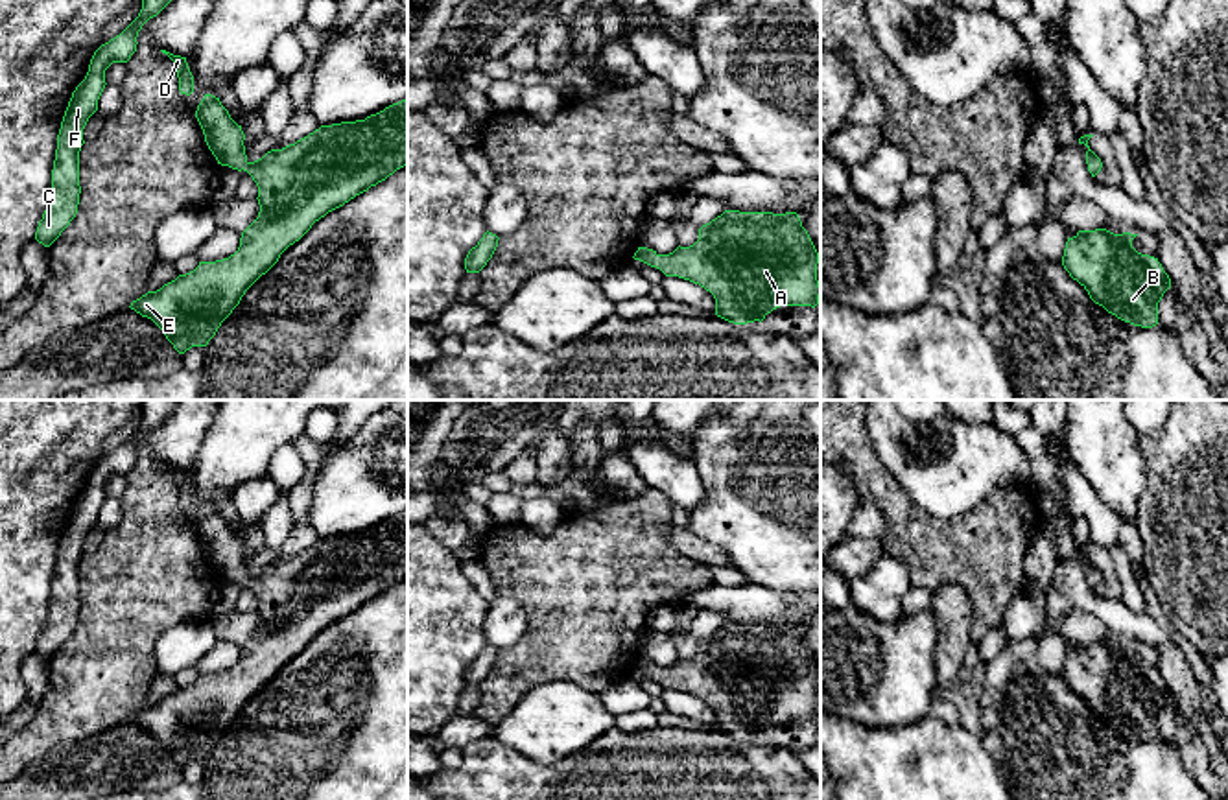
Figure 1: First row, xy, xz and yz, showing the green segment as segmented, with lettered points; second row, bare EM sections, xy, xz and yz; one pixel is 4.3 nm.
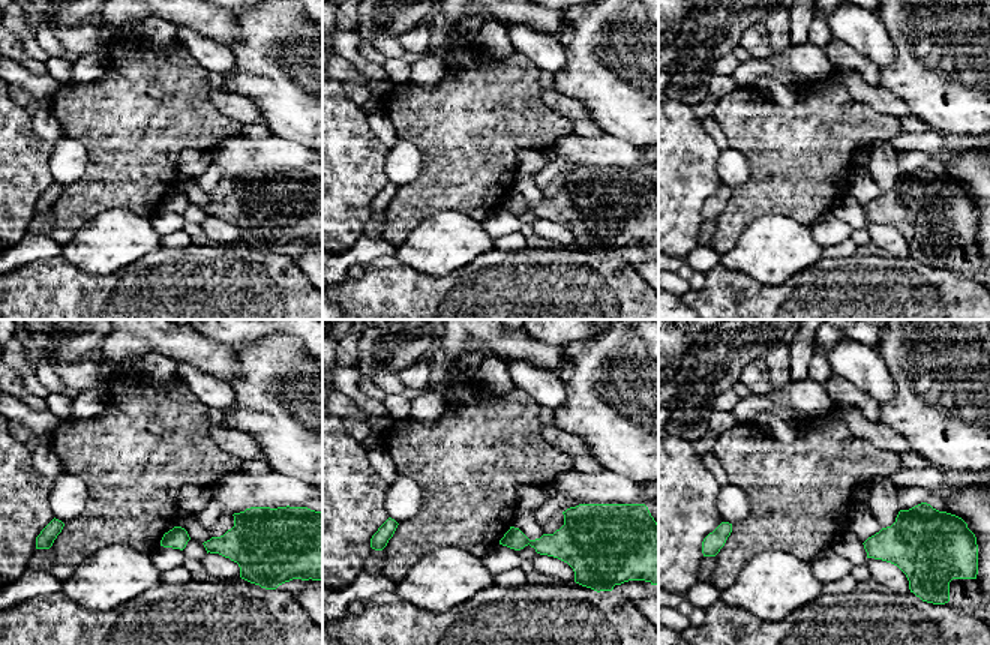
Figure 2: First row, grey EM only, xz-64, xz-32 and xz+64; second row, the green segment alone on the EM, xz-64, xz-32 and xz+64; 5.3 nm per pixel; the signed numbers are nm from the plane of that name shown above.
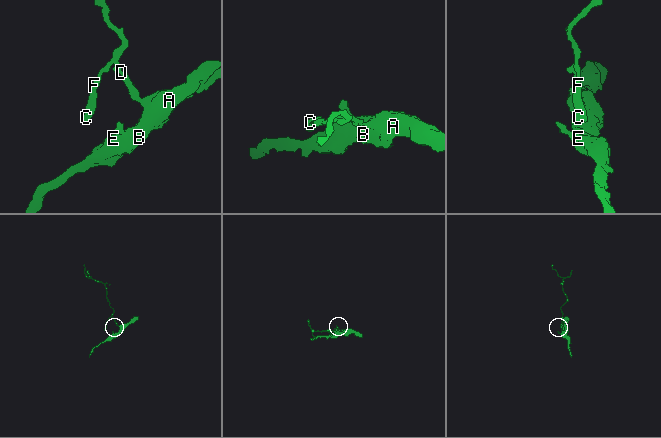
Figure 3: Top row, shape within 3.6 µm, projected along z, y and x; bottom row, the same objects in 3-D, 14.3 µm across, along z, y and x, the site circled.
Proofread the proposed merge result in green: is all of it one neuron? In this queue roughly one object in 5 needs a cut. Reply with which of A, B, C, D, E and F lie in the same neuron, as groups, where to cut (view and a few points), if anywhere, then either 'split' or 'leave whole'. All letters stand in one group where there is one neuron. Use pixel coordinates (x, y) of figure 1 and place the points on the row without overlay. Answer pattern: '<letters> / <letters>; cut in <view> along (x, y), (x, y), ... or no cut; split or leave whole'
A B C D E F; no cut; leave whole

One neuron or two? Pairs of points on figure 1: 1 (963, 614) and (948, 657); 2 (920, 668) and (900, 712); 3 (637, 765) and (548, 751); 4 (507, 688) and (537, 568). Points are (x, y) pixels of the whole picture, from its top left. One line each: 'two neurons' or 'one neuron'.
1: one neuron
2: one neuron
3: two neurons
4: one neuron

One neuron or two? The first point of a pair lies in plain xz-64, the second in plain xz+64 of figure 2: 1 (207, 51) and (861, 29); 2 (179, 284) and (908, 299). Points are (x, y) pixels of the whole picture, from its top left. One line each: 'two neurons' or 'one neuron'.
1: one neuron
2: one neuron

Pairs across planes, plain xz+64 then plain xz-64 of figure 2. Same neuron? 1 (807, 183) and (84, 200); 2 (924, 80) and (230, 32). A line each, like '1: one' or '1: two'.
1: one
2: two

